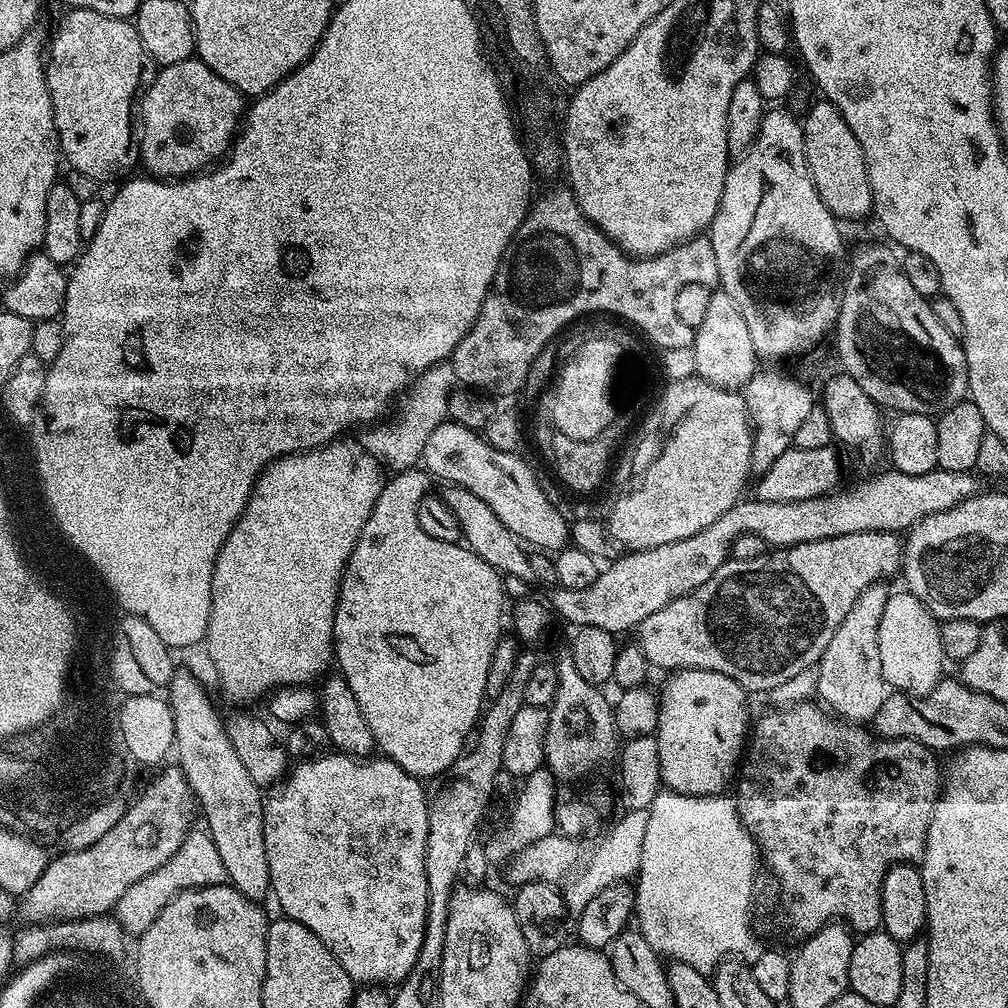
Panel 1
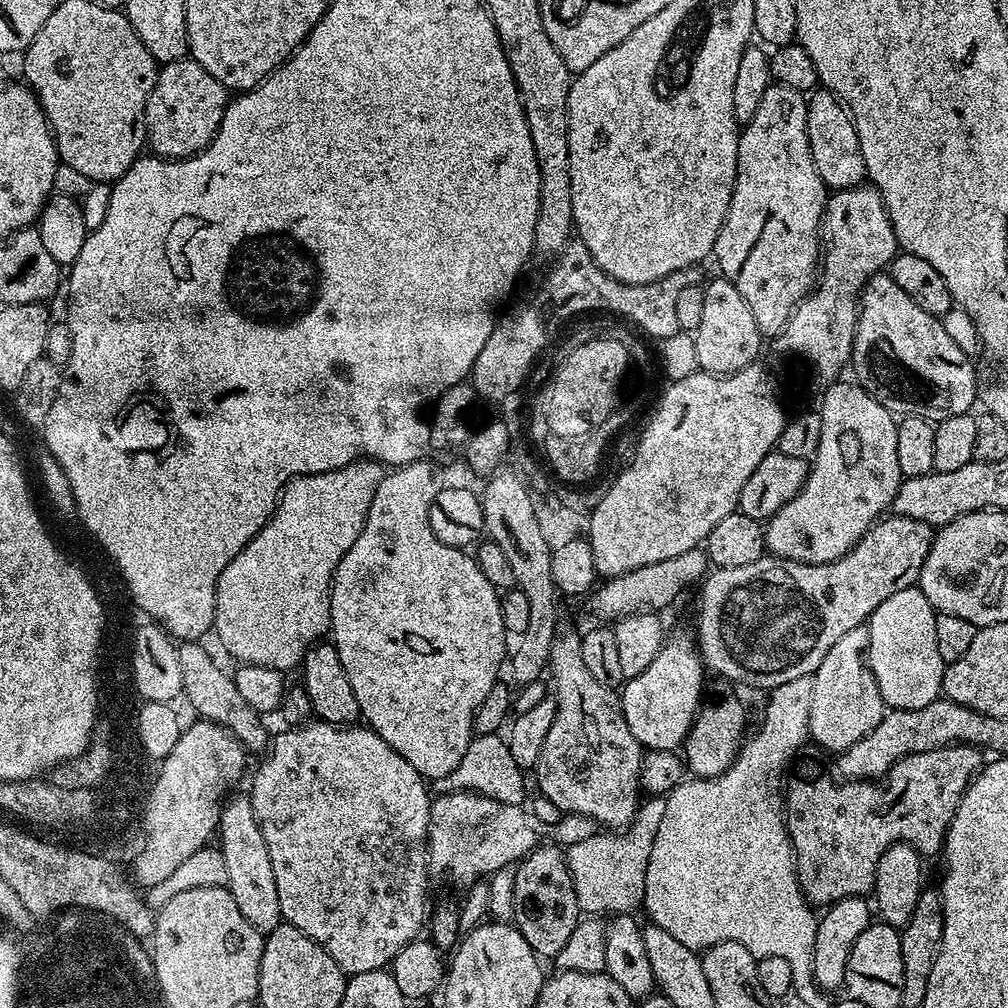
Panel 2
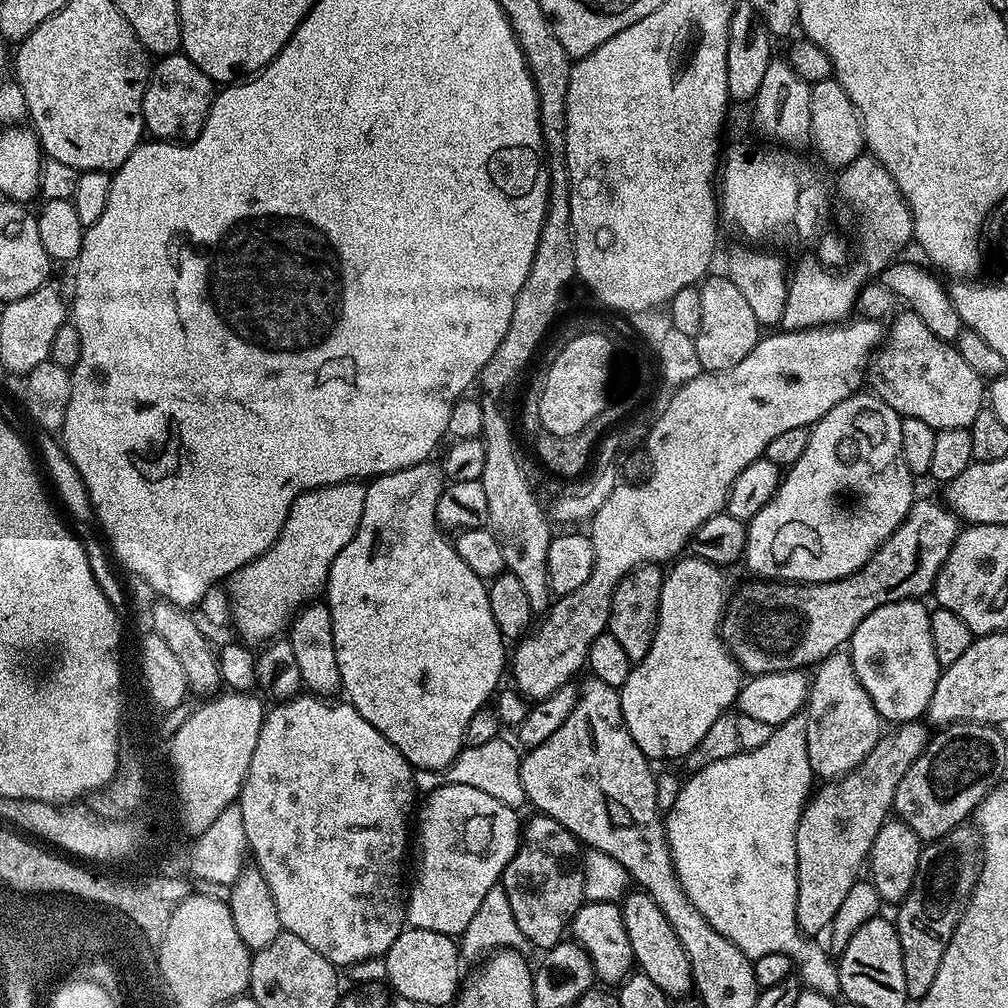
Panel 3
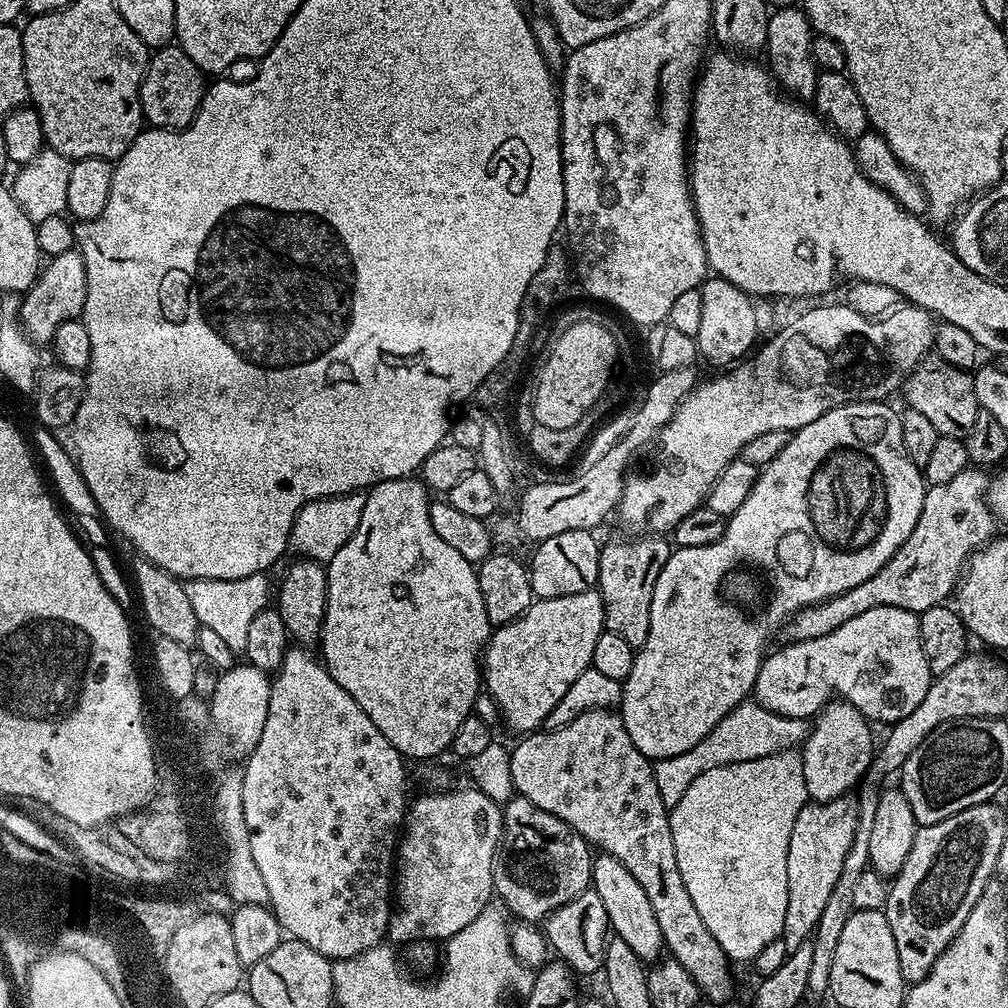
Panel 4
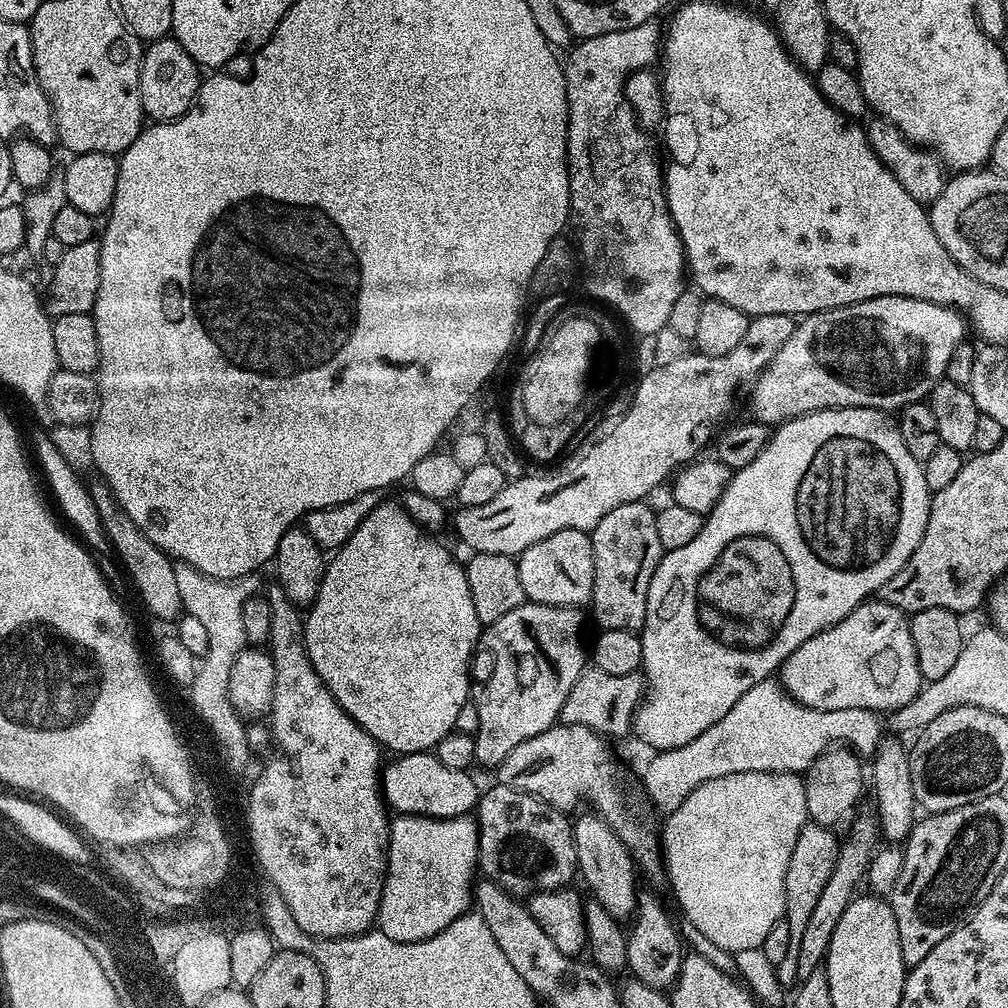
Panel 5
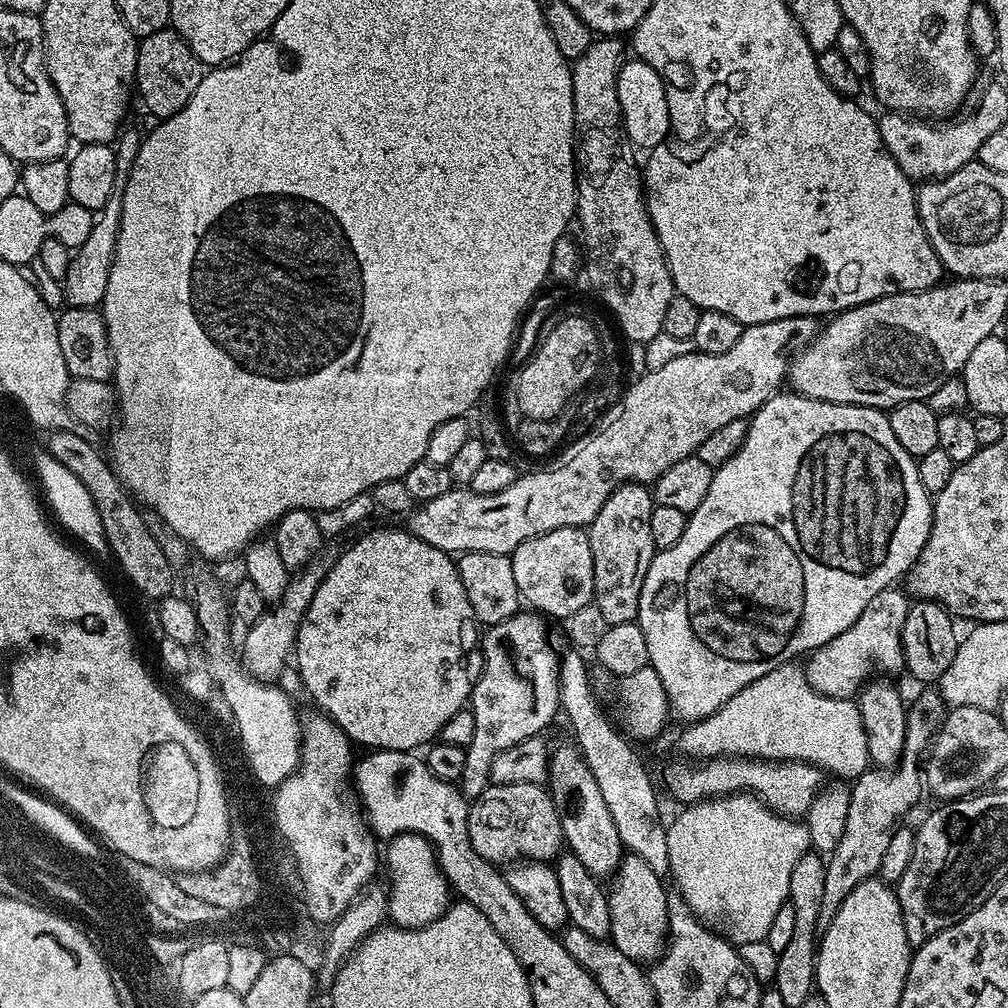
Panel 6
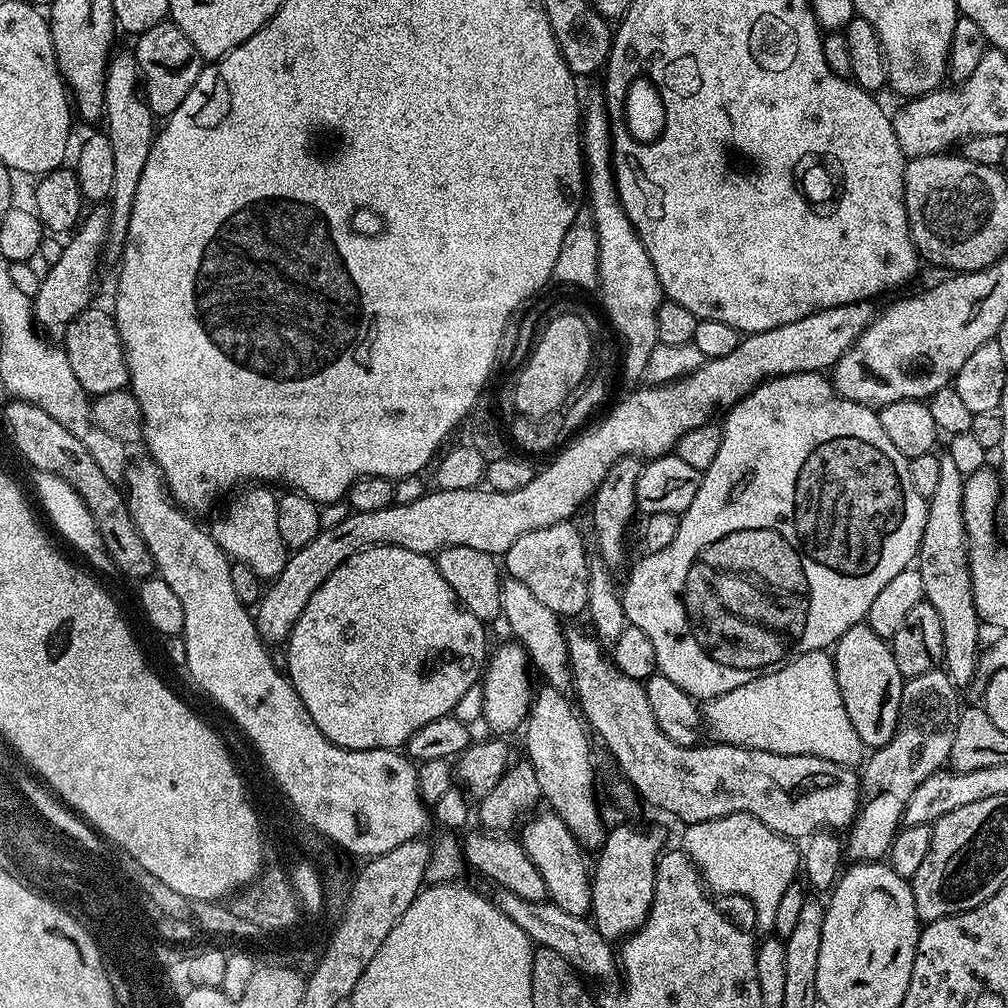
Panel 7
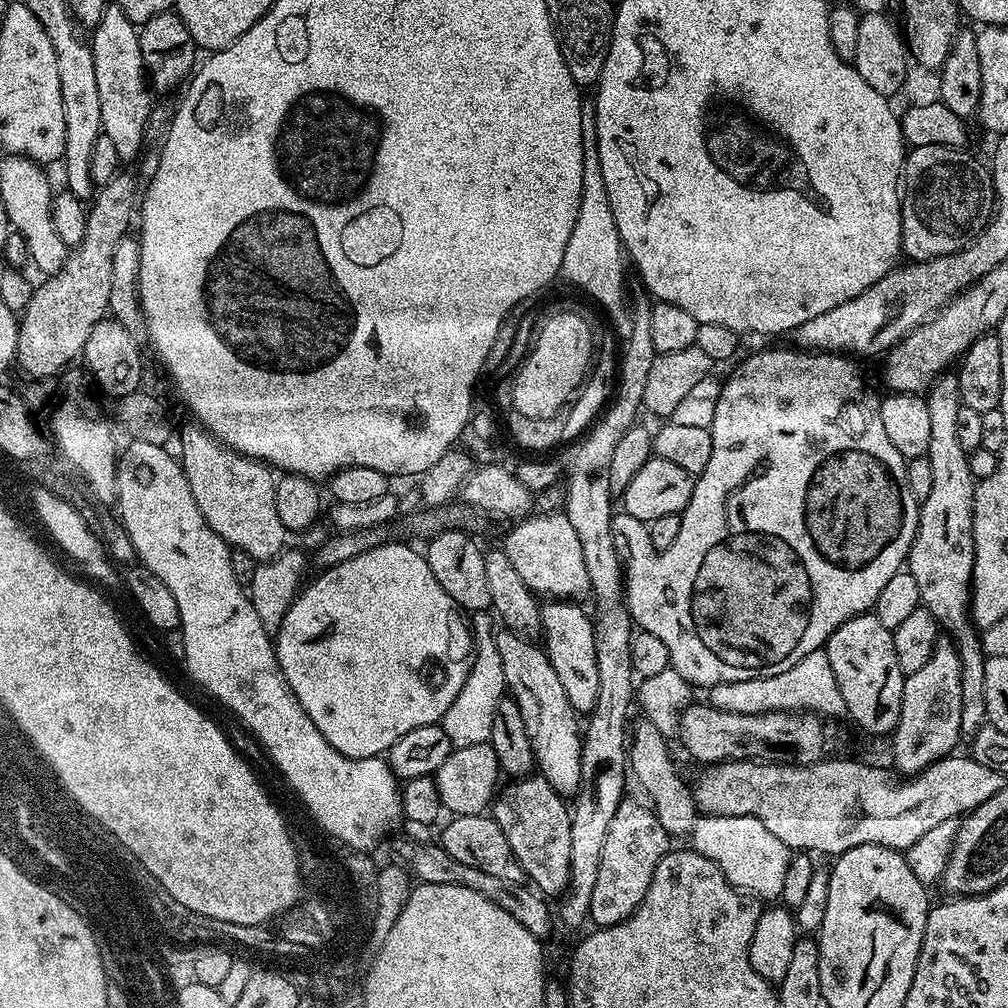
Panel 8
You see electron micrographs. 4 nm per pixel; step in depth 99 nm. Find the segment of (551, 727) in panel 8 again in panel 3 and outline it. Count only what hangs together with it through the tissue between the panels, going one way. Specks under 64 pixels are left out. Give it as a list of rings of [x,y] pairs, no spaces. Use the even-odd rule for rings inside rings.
[[[632,890],[625,895],[620,905],[627,937],[630,938],[633,961],[639,971],[655,982],[670,998],[689,995],[693,991],[693,971],[690,970],[689,956],[658,904],[647,892]]]

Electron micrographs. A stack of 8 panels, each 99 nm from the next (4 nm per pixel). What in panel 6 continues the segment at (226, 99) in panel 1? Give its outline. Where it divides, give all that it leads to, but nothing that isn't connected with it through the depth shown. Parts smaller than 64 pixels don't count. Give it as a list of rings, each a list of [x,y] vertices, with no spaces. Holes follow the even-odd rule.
[[[171,27],[158,30],[154,34],[143,37],[136,50],[135,91],[140,92],[140,100],[150,115],[157,121],[169,120],[198,90],[198,82],[202,82],[206,68],[199,58],[190,50],[190,46]]]

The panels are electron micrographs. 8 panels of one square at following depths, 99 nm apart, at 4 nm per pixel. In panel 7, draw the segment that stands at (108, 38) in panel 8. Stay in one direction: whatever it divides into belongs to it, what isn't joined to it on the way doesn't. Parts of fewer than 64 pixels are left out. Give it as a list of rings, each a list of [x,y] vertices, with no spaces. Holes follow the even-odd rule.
[[[131,51],[119,52],[111,57],[104,83],[102,124],[108,127],[105,128],[106,135],[114,150],[114,190],[110,197],[112,224],[108,227],[108,241],[102,253],[105,265],[115,265],[124,254],[124,243],[130,230],[130,214],[134,210],[134,194],[138,194],[138,181],[142,178],[146,158],[150,158],[158,131],[157,125],[152,125],[154,117],[142,95],[140,70],[136,66],[135,55]]]

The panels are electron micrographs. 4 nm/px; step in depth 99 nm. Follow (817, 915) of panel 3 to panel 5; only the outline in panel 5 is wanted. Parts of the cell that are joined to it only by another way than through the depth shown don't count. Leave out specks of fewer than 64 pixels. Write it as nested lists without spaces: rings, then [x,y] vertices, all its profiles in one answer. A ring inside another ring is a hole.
[[[809,822],[798,834],[798,842],[794,842],[794,851],[790,854],[790,866],[786,866],[784,883],[784,919],[790,926],[790,950],[786,950],[786,958],[782,958],[782,962],[775,964],[777,977],[784,986],[797,983],[798,946],[802,946],[802,933],[806,931],[806,922],[818,903],[818,894],[822,894],[826,882],[830,879],[834,862],[838,862],[841,841],[838,836],[836,840],[836,834],[833,829]]]

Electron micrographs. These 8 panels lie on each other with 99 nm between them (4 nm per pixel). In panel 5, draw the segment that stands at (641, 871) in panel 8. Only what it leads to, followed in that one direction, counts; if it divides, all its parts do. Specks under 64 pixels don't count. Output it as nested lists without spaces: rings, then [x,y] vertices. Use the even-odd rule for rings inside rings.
[[[644,890],[639,893],[630,924],[632,929],[629,927],[626,932],[627,971],[637,976],[642,982],[646,982],[646,986],[654,986],[661,990],[671,989],[682,970],[682,962],[686,955],[677,921],[675,919],[672,921],[671,916],[664,909],[663,902],[654,893]]]

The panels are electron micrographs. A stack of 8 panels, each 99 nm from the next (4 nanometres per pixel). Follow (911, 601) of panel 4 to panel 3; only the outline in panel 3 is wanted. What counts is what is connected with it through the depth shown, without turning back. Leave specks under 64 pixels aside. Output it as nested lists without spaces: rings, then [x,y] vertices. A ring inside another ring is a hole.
[[[913,499],[912,508],[898,530],[894,530],[894,534],[882,542],[880,549],[858,571],[846,578],[827,580],[821,584],[752,582],[756,584],[744,584],[737,592],[735,589],[720,621],[720,635],[741,669],[752,676],[761,676],[791,668],[804,670],[815,666],[831,652],[841,651],[851,641],[862,618],[874,614],[874,610],[899,600],[927,597],[927,592],[929,595],[935,589],[938,570],[942,562],[946,562],[946,554],[950,554],[962,527],[961,521],[947,503],[937,500]]]

